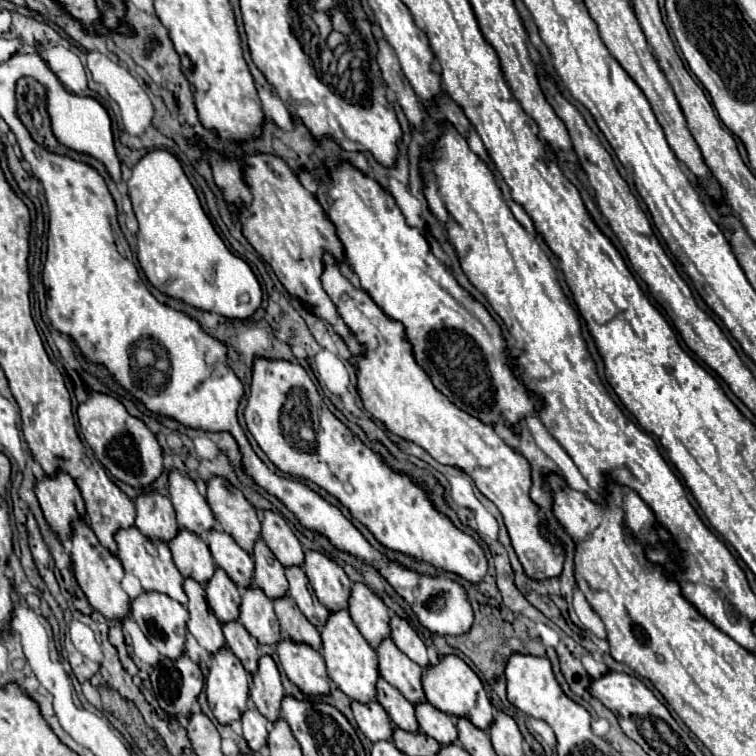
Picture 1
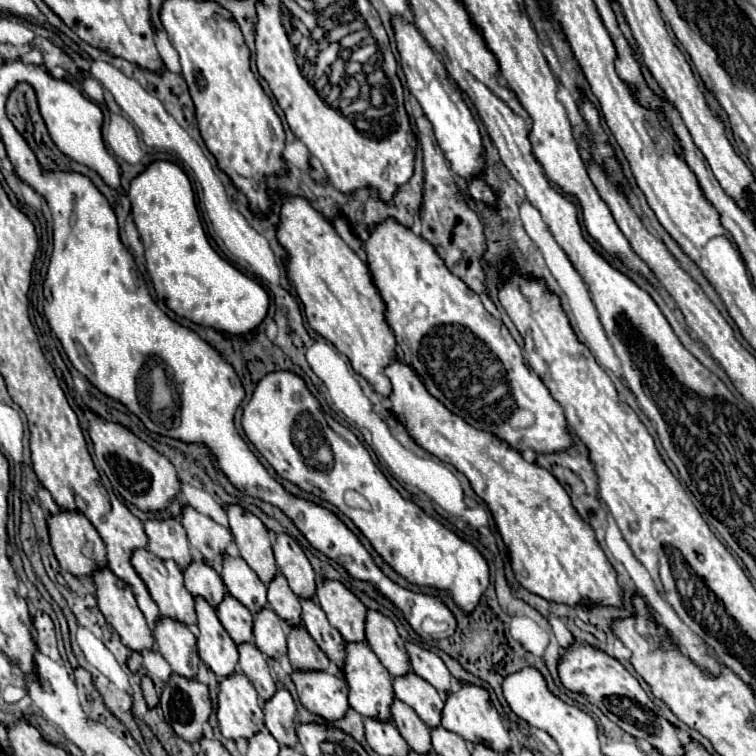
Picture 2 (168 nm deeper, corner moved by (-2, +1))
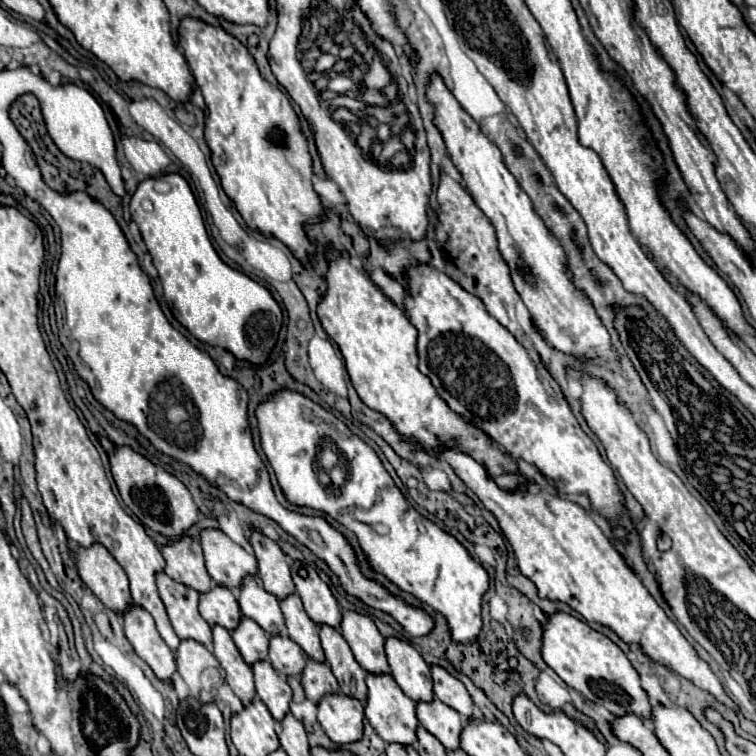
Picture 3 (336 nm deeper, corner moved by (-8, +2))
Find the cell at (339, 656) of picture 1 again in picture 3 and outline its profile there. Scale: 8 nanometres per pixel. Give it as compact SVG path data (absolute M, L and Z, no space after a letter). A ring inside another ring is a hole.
M368 674L366 684L368 684L368 700L364 704L364 714L366 714L368 722L372 724L372 728L376 730L376 734L386 744L396 742L402 746L414 746L418 742L418 736L416 736L418 718L416 718L414 702L410 702L410 698L406 698L406 694L402 694L402 690L398 690L398 684L394 682L394 678L390 674L380 674L380 676Z

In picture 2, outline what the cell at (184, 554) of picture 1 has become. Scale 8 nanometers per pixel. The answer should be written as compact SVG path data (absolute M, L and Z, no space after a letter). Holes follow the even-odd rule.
M192 559L190 565L182 569L182 575L184 575L186 589L192 595L202 595L204 599L208 599L212 607L216 607L226 593L226 587L220 575L204 559L198 559L198 561Z

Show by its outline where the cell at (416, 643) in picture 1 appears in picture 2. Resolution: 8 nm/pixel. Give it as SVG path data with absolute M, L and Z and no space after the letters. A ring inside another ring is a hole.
M410 641L404 643L404 649L410 657L412 663L412 671L416 671L420 677L424 677L428 683L432 683L438 691L448 693L450 691L450 671L446 669L446 665L442 663L442 659L420 647L420 645L412 645Z

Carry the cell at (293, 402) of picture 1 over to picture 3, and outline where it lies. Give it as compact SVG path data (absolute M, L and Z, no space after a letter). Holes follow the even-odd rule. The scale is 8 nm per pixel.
M284 390L282 394L276 394L274 398L270 398L270 402L260 404L256 410L256 418L258 418L258 426L260 426L262 450L270 462L270 466L274 468L276 480L278 480L286 500L296 506L308 506L312 510L320 510L320 512L328 514L330 518L334 518L336 522L340 522L342 526L346 526L358 538L358 544L366 554L368 566L374 572L386 576L400 590L412 594L422 604L428 604L430 608L440 612L446 618L448 632L454 642L474 644L480 630L482 630L480 602L482 602L484 592L488 590L486 570L466 552L466 548L454 536L446 534L436 524L422 518L406 502L406 498L402 496L402 492L396 488L394 480L390 478L390 474L382 466L380 458L376 456L376 452L370 446L366 446L360 438L352 436L352 432L342 422L338 422L332 414L322 410L310 398L306 398L302 394L288 392L288 390ZM316 436L318 438L328 436L342 450L342 454L348 462L348 482L344 484L344 488L340 488L340 492L332 492L330 488L320 488L316 482L316 472L312 468L314 460L316 460ZM376 528L386 530L386 534L376 534Z

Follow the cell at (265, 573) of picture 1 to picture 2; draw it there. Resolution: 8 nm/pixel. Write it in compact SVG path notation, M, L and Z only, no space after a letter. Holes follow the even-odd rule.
M276 573L268 583L268 605L288 625L300 623L302 609L300 609L298 595L288 587L288 581L284 579L282 573Z

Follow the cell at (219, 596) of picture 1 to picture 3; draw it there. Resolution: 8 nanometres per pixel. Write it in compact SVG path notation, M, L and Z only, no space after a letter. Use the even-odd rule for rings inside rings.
M242 618L242 622L238 624L238 630L232 632L232 640L238 646L248 666L260 660L268 660L268 640L270 638L266 638L266 634L262 634L262 630L258 630L258 624L250 622L250 618Z

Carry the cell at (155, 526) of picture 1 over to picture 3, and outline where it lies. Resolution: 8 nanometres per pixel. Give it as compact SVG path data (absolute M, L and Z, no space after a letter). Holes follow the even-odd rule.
M184 536L170 546L164 546L162 556L166 560L164 572L174 582L194 588L200 594L212 590L212 578L204 566L204 556L198 540Z

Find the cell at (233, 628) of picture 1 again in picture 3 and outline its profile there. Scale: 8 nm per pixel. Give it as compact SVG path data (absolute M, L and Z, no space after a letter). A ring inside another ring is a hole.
M258 662L258 666L252 666L252 670L258 698L266 704L270 714L278 722L282 722L284 716L290 712L290 700L292 700L292 690L286 678L280 678L278 672L270 666L270 662Z

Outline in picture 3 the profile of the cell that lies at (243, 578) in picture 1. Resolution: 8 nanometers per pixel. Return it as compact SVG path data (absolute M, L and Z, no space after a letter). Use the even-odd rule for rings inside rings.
M248 576L240 588L240 610L246 618L254 620L268 636L284 634L284 616L278 608L278 600L258 584L256 578Z

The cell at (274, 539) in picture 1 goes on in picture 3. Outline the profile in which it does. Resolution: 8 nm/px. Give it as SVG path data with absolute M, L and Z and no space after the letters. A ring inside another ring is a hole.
M292 562L290 568L292 568L292 580L296 584L296 592L302 598L304 610L314 620L314 624L318 626L326 624L340 630L342 612L328 584L324 584L316 574L316 570L308 564Z

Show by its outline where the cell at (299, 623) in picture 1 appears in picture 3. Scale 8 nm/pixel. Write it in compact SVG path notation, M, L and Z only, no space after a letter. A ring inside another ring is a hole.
M308 658L308 664L306 664L306 670L302 672L300 676L302 680L302 686L304 686L304 692L306 692L306 698L318 706L318 702L328 696L328 694L338 694L340 688L338 688L338 682L330 670L328 664L320 664L320 662L314 662Z

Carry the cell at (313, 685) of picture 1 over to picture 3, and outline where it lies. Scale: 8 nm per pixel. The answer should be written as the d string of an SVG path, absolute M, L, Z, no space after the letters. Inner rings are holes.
M330 694L318 704L318 722L338 746L354 744L362 740L364 704L344 694Z

